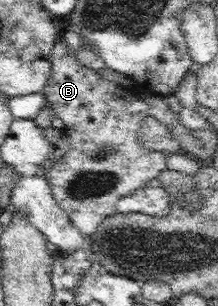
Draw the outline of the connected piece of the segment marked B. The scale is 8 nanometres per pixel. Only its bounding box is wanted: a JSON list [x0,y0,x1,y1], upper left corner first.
[43,29,168,237]

